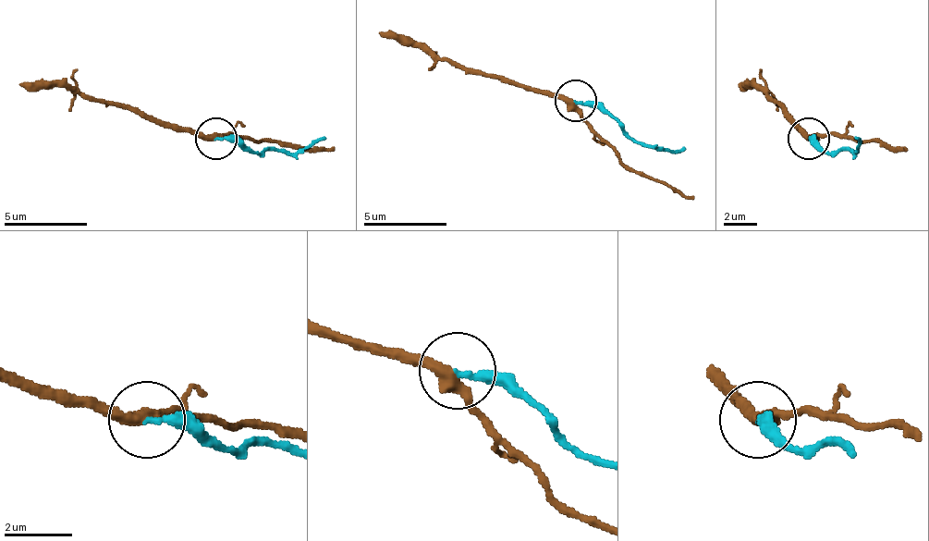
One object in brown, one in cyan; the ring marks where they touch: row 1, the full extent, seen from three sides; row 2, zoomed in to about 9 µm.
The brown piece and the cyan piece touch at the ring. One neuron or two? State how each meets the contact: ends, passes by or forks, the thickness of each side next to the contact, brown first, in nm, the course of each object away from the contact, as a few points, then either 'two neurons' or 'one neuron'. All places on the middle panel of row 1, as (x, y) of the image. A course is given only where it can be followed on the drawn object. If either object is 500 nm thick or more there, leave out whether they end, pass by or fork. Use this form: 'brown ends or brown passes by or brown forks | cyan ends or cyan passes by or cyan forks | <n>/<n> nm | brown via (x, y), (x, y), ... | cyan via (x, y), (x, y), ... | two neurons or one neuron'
brown passes by | cyan ends | 340/220 nm | brown via (577, 102), (522, 90), (377, 31) | cyan via (577, 102), (597, 102), (652, 147), (684, 147) | one neuron

